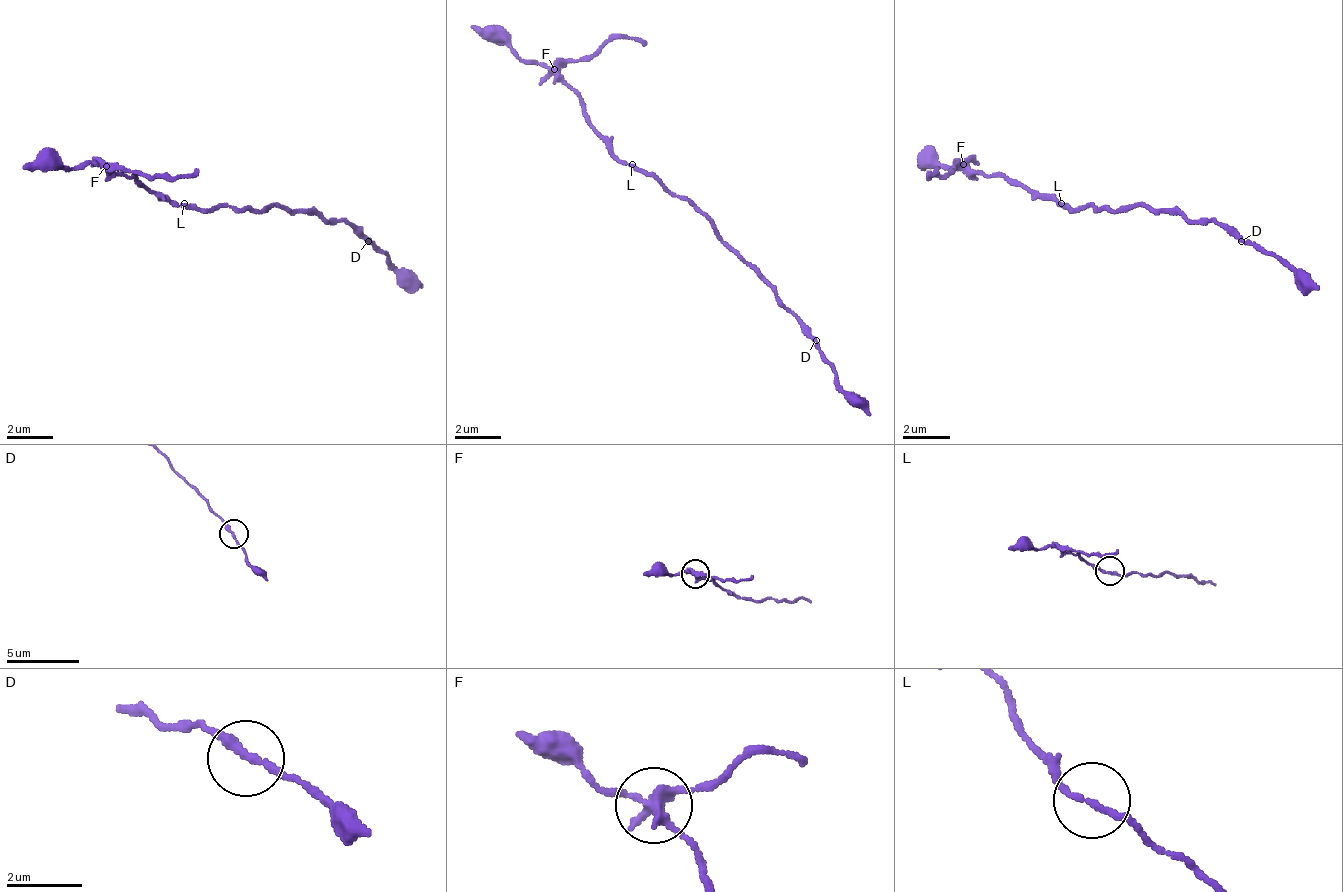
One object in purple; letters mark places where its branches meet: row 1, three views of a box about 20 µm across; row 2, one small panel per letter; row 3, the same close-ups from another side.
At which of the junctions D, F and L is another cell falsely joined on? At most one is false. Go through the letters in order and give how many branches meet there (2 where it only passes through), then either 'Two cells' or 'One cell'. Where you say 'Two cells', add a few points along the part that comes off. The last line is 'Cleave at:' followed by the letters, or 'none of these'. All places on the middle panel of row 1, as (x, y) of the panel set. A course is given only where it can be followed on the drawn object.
D: Branches: 2. One cell
F: Branches: 3. Two cells. Course of the part to remove: (555, 68), (613, 39), (647, 45)
L: Branches: 2. One cell
Cleave at: F

